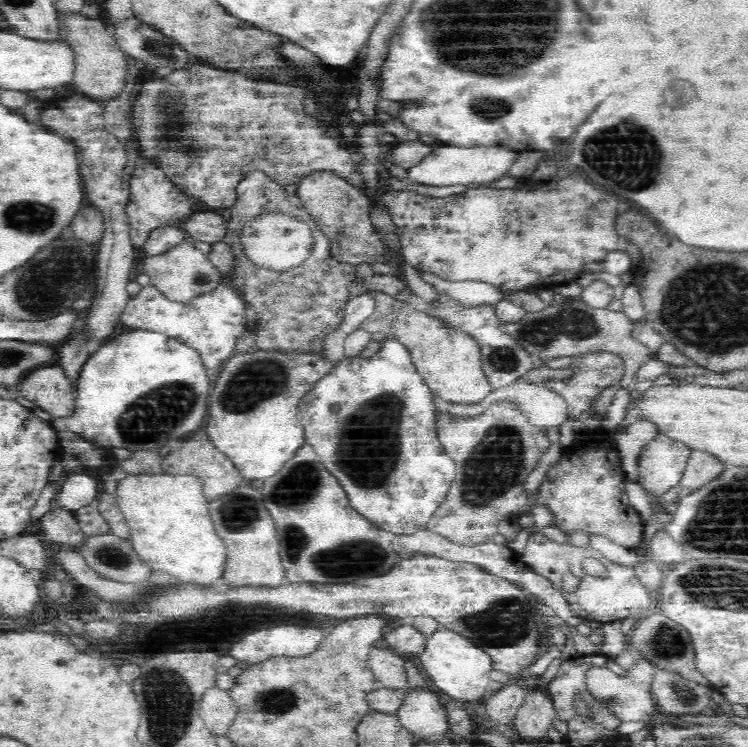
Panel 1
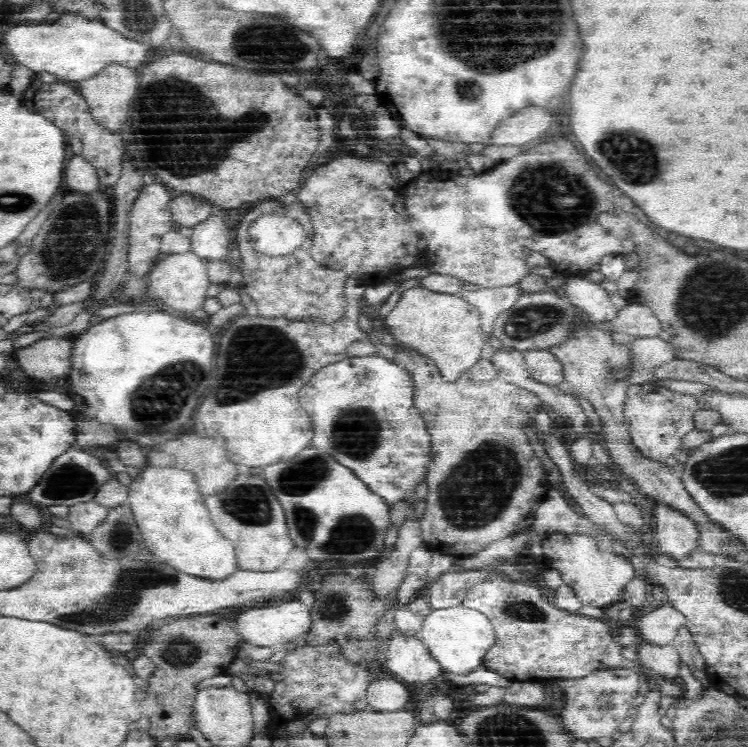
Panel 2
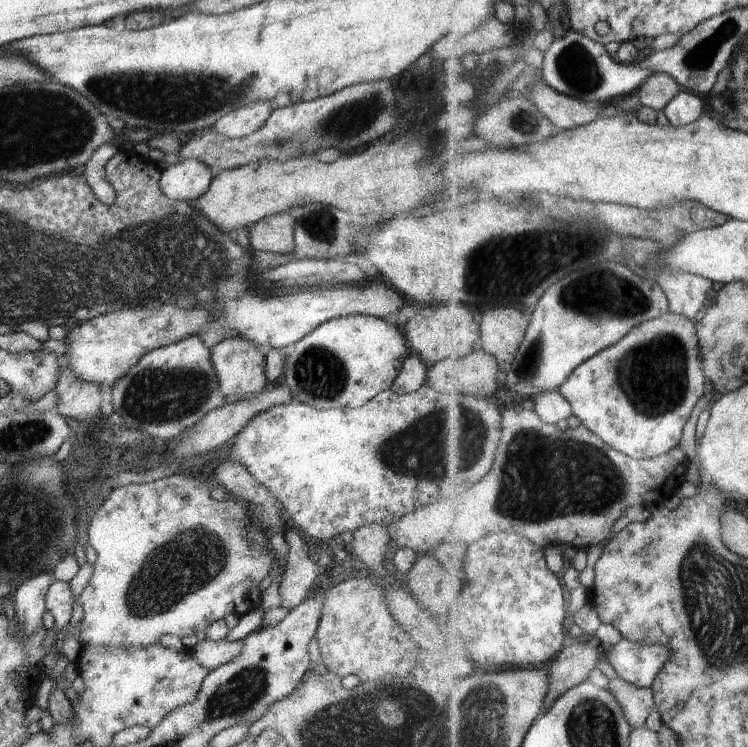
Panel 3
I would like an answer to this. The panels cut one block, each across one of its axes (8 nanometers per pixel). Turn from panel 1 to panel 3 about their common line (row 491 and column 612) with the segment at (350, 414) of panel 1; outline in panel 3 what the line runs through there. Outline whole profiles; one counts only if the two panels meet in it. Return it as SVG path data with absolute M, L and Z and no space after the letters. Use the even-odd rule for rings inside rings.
M670 312L640 324L620 344L600 352L574 370L560 392L570 400L574 415L596 432L606 444L635 459L668 454L679 446L684 426L698 400L707 393L706 368L698 338L697 323L680 313Z

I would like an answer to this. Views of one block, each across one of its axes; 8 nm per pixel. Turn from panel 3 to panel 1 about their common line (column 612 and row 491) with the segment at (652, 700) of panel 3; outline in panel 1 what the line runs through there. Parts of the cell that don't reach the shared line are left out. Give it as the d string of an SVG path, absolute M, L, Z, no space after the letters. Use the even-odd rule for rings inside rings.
M691 449L679 482L680 497L692 492L693 489L700 488L700 484L706 484L708 480L720 474L720 470L724 468L724 462L720 462L720 458L716 456L717 454L707 450Z

